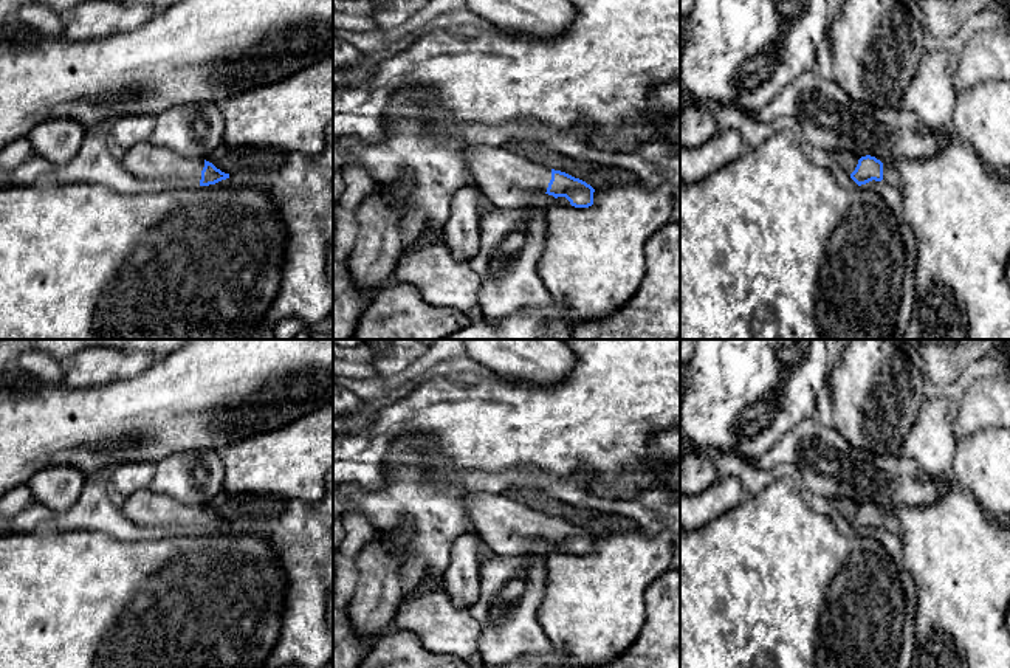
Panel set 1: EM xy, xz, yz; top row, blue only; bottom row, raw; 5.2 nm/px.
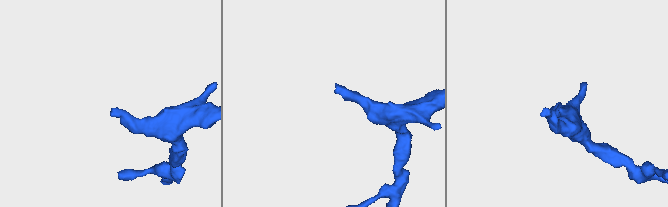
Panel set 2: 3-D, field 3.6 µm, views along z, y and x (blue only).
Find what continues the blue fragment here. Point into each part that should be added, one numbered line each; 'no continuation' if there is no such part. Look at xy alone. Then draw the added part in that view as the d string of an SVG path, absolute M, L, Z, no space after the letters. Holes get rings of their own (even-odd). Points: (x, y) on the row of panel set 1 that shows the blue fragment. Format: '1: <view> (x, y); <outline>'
1: xy (160, 165); M141 143L124 150L121 164L135 177L152 180L158 186L197 186L204 158L186 158L166 147Z

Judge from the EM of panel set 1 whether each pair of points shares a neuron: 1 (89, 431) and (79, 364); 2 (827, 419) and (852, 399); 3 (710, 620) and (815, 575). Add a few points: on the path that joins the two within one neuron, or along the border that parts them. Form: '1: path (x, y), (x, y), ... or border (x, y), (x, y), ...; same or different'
1: border (118, 380), (84, 388), (68, 388), (64, 385); different
2: border (826, 386), (831, 395), (835, 426); different
3: path (736, 602), (759, 578), (789, 578); same

